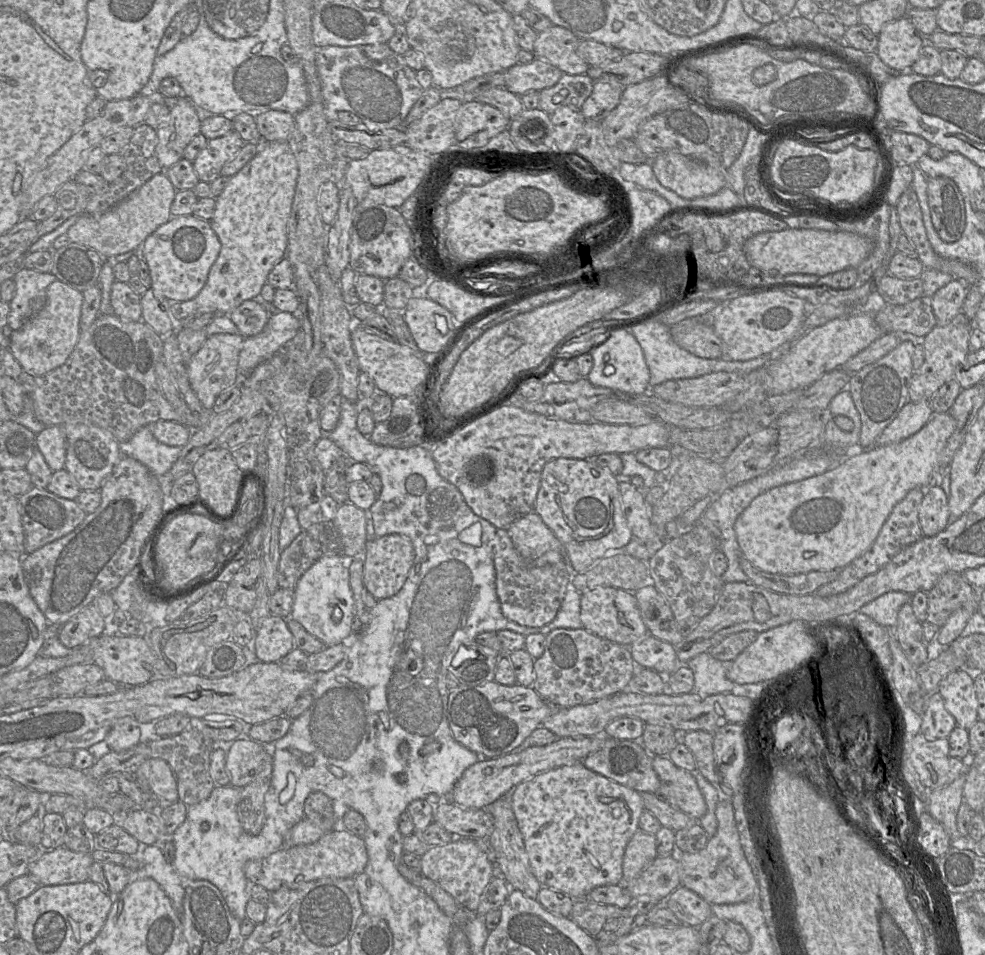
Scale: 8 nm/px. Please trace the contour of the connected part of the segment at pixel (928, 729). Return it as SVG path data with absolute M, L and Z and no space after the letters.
M938 691L926 698L925 711L921 716L919 734L926 740L934 741L947 738L956 727L954 718L945 710Z

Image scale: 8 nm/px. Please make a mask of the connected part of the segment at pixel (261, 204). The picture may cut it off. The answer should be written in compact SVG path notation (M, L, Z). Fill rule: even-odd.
M261 141L258 153L229 178L222 193L215 198L215 212L210 220L221 242L220 253L198 295L189 301L171 303L175 322L195 312L229 315L244 301L260 294L270 271L287 254L287 224L297 178L297 160L287 141Z

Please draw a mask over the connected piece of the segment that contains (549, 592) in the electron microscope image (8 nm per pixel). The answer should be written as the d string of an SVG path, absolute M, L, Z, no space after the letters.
M507 528L497 529L492 540L492 558L496 572L496 594L503 615L519 625L526 627L541 627L551 622L556 616L567 590L571 587L574 573L566 559L565 563L537 566L523 558L511 540Z

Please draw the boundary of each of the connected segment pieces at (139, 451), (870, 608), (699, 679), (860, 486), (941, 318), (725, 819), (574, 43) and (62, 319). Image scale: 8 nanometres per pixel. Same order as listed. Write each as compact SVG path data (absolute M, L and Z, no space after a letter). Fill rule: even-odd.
M152 426L139 429L130 440L119 444L122 456L128 456L145 465L156 477L166 474L178 459L182 447L159 442L152 433Z
M891 591L863 605L859 612L888 629L894 629L899 610L910 602L911 595L901 591Z
M703 652L686 664L694 675L693 692L701 696L716 695L733 690L736 683L727 678L731 662L723 662Z
M949 412L933 413L918 432L900 442L866 448L823 474L763 492L734 523L741 555L758 569L772 574L843 569L873 544L895 505L910 490L938 484L939 458L954 429L955 421Z
M952 279L933 294L931 306L938 326L948 324L958 313L962 312L967 291L968 286L964 282Z
M720 800L716 806L715 815L718 823L717 832L708 840L705 848L698 852L686 853L675 847L671 854L680 865L681 886L692 890L709 904L735 904L749 901L754 895L759 894L759 888L740 844L732 800Z
M552 25L538 33L534 55L549 62L563 74L586 74L590 66L577 54L578 44L579 39L571 31Z
M55 280L48 286L45 306L9 336L9 350L24 371L42 376L66 362L81 333L82 303L83 293L65 283Z

